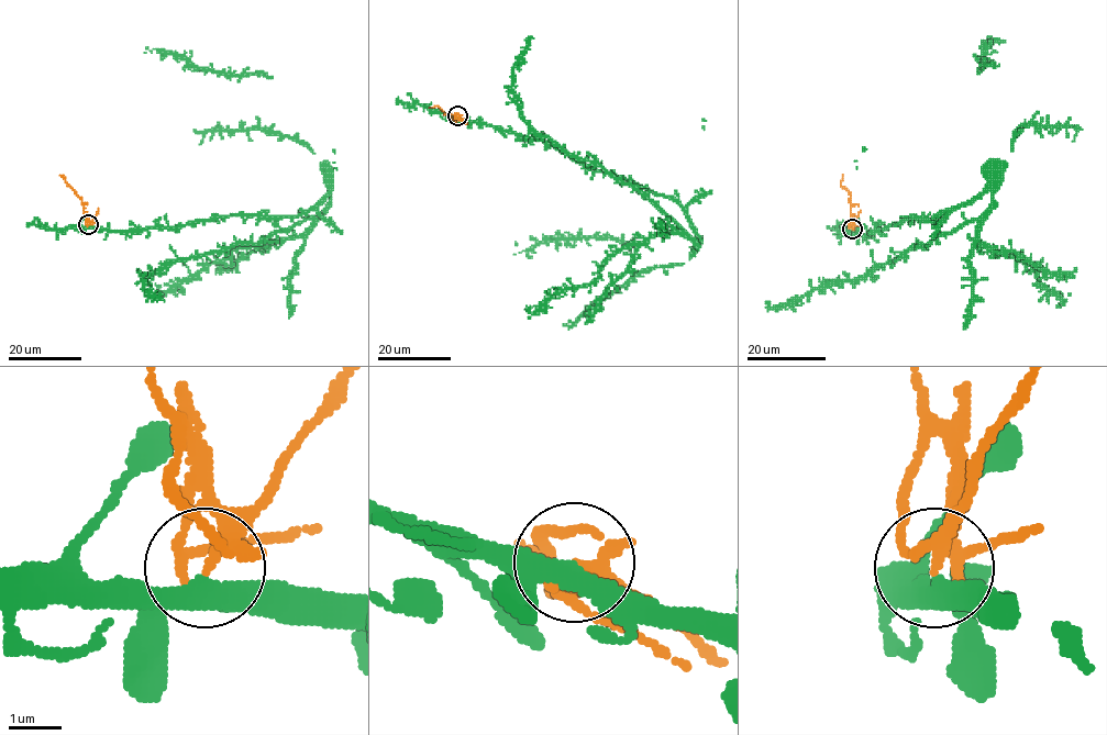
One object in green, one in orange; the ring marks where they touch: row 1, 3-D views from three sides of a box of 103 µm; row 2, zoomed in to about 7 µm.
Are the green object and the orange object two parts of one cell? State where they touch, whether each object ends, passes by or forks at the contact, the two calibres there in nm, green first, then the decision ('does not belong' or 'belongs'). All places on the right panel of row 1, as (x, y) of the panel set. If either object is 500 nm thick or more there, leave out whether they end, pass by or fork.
place (852, 229); green passes by; orange forks; calibres 360 and 170 nm; does not belong

